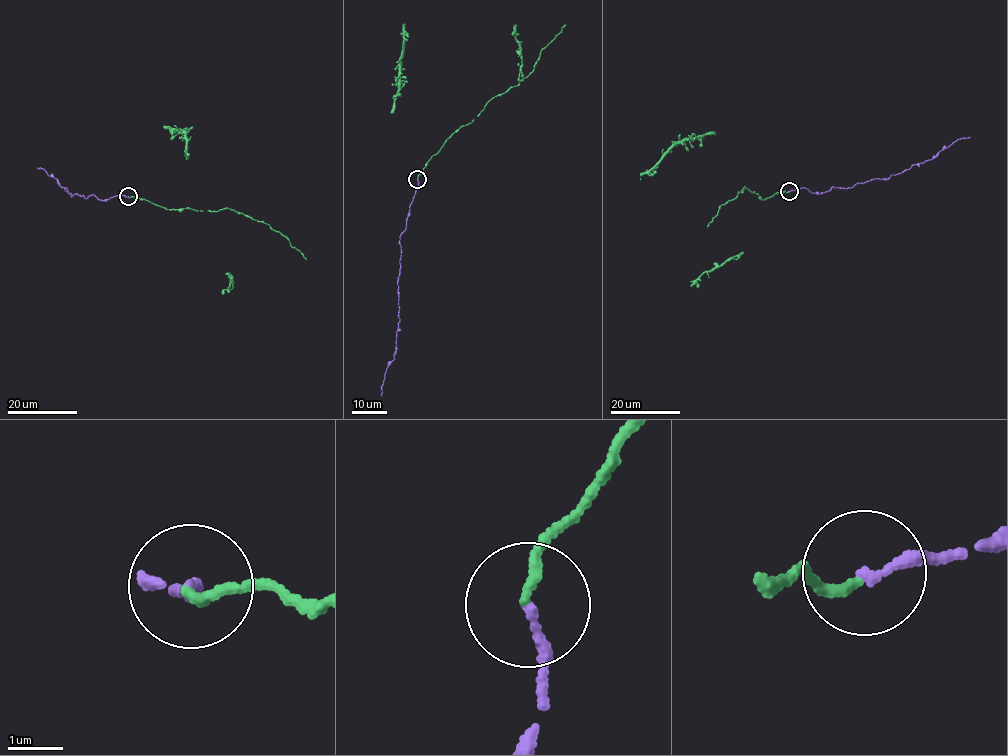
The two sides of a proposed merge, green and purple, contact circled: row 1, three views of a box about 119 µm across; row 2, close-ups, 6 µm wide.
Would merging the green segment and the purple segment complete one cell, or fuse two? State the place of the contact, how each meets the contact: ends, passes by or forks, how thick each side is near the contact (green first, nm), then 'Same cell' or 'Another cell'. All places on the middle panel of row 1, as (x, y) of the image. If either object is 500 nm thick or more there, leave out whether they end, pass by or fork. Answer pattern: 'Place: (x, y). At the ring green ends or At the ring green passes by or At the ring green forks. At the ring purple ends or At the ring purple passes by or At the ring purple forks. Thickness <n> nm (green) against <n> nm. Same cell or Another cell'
Place: (417, 179). At the ring green ends. At the ring purple ends. Thickness 170 nm (green) against 180 nm. Same cell

